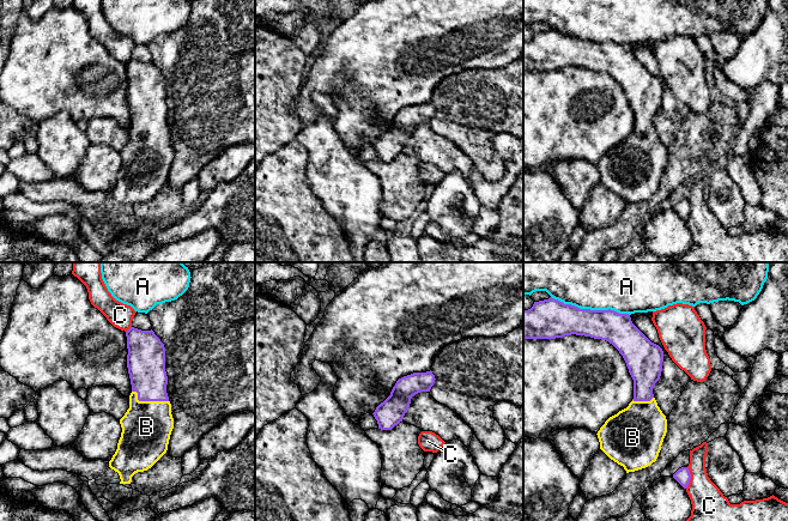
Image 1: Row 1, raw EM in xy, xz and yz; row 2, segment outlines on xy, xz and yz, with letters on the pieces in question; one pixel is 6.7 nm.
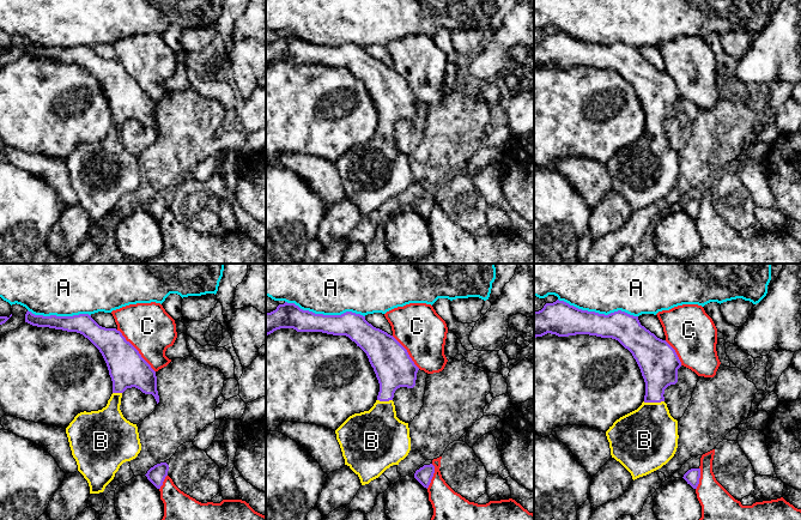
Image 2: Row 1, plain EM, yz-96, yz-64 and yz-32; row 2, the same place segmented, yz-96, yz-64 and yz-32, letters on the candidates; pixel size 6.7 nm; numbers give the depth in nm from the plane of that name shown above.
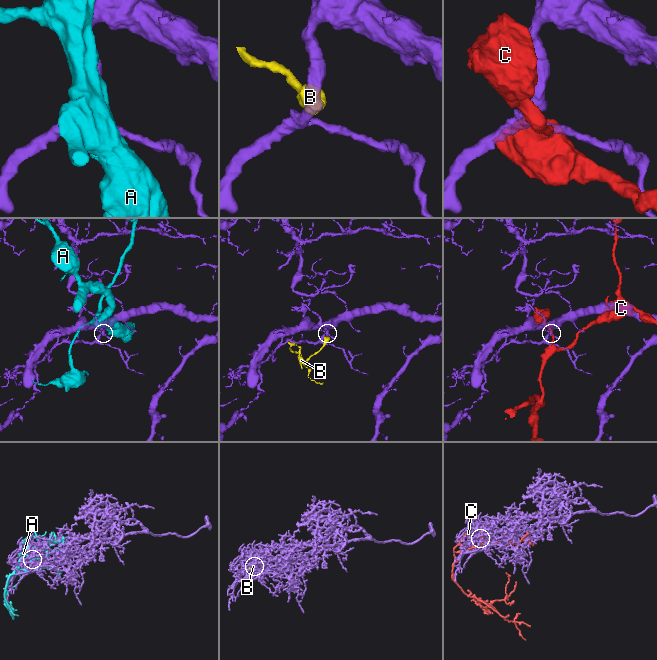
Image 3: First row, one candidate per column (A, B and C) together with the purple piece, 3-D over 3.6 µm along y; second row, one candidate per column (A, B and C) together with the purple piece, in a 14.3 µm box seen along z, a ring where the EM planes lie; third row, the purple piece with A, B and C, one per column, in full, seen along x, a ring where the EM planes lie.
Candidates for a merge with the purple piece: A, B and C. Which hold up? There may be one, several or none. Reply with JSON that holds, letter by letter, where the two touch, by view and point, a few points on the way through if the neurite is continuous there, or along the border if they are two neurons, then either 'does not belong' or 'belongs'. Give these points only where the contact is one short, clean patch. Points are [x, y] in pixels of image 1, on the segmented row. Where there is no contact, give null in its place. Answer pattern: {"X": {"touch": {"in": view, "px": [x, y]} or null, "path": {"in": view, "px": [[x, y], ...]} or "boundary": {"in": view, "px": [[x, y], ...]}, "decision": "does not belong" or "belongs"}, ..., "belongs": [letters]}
{"A": {"touch": {"in": "yz", "px": [589, 309]}, "decision": "does not belong"}, "B": {"touch": {"in": "xy", "px": [147, 400]}, "path": {"in": "xy", "px": [[146, 363], [147, 400], [146, 426]]}, "decision": "belongs"}, "C": {"touch": {"in": "yz", "px": [690, 478]}, "decision": "does not belong"}, "belongs": ["B"]}

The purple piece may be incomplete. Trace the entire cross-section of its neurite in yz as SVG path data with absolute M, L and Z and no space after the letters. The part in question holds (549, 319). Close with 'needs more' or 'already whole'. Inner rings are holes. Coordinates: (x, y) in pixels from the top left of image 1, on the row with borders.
M550 297L548 299L534 302L533 307L523 310L523 339L556 339L565 335L584 335L594 339L606 340L612 344L623 356L629 372L634 380L634 399L629 406L617 414L610 417L598 431L600 449L614 462L623 466L626 473L635 472L650 466L656 461L663 438L667 432L667 419L662 413L653 394L655 383L660 380L663 362L662 349L651 343L631 321L629 314L619 314L614 310L580 309L571 304Z | needs more

